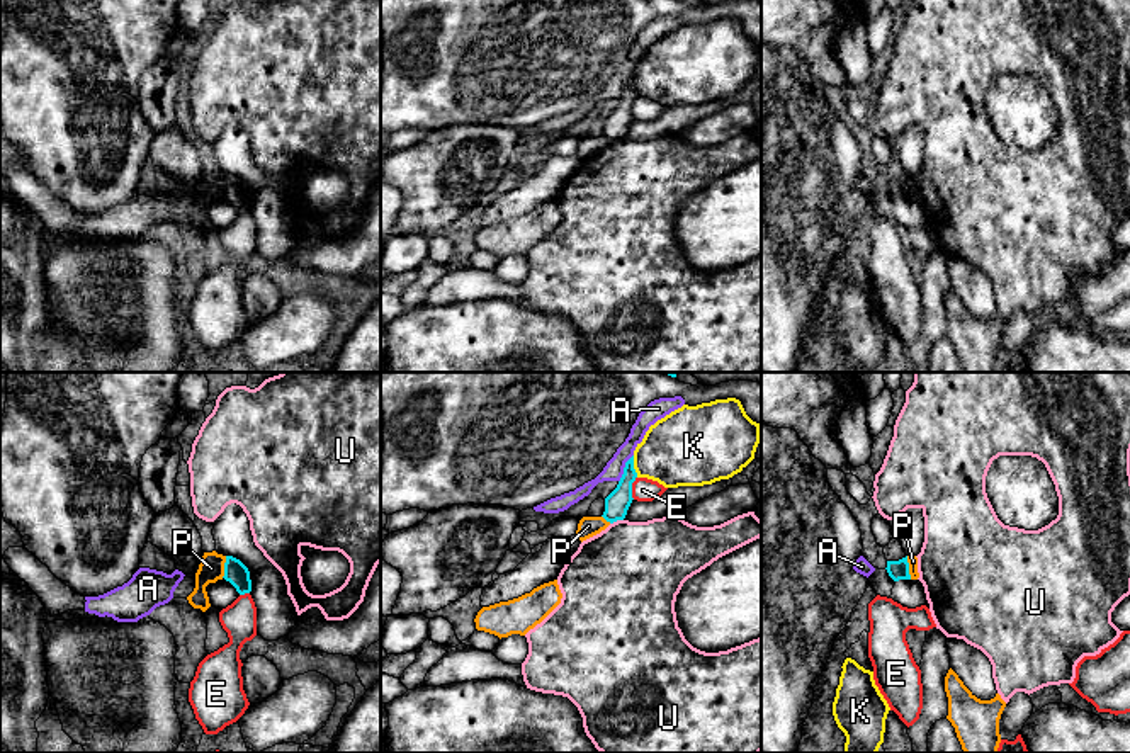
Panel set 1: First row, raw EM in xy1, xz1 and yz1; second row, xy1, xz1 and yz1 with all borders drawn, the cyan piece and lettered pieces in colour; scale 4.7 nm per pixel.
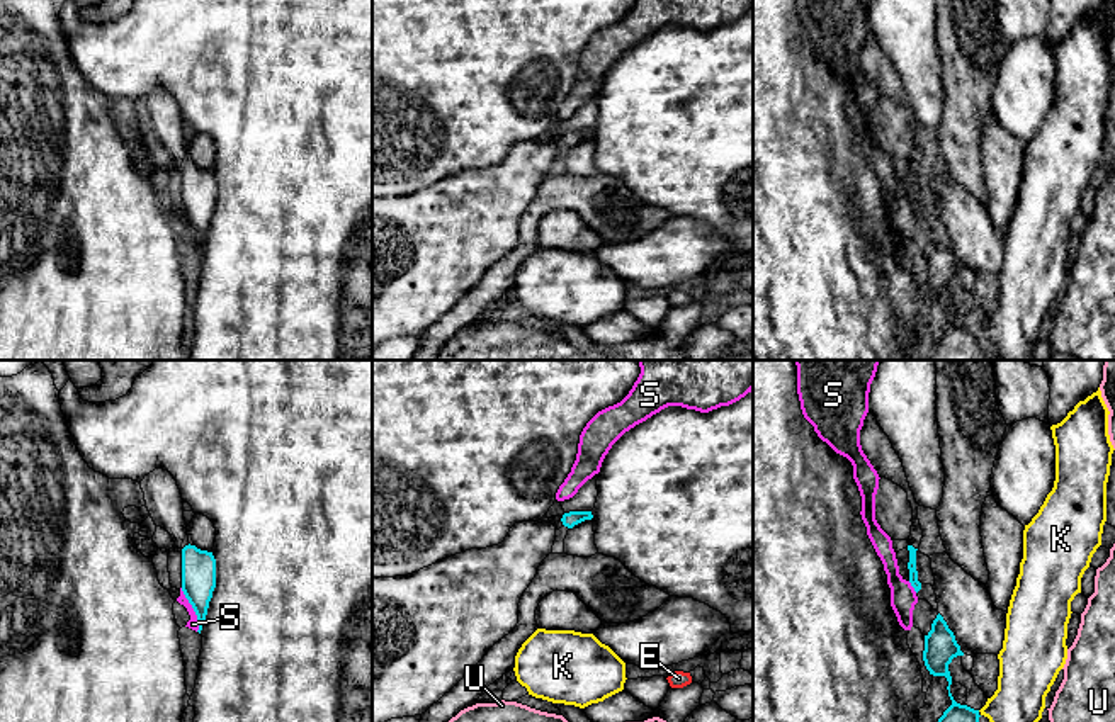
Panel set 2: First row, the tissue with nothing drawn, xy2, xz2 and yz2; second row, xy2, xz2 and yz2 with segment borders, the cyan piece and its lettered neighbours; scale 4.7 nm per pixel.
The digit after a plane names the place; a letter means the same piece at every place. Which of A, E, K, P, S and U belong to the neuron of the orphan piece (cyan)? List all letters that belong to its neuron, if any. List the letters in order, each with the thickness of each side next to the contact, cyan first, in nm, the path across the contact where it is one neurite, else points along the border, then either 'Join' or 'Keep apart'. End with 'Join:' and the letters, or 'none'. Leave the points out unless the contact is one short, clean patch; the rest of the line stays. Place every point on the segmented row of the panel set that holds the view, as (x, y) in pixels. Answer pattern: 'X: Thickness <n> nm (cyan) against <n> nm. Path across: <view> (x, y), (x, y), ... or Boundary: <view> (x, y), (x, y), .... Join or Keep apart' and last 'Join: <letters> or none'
A: Thickness 120 nm (cyan) against 90 nm. Boundary: xz1 (632, 454), (619, 481). Keep apart
E: Thickness 120 nm (cyan) against 110 nm. Boundary: xz1 (636, 476), (632, 498). Keep apart
K: Thickness 120 nm (cyan) against 360 nm. Keep apart
P: Thickness 100 nm (cyan) against 50 nm. Boundary: yz1 (906, 556), (911, 578). Keep apart
S: Thickness 160 nm (cyan) against 50 nm. Keep apart
U: Thickness 120 nm (cyan) against 460 nm. Boundary: xz1 (622, 519), (610, 524). Keep apart
Join: none

